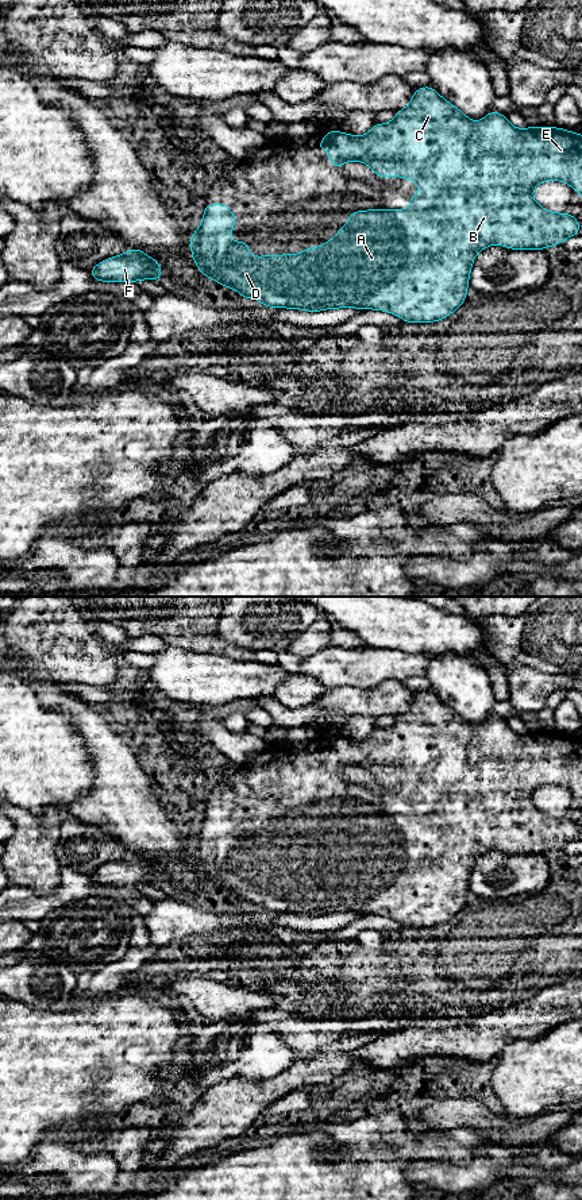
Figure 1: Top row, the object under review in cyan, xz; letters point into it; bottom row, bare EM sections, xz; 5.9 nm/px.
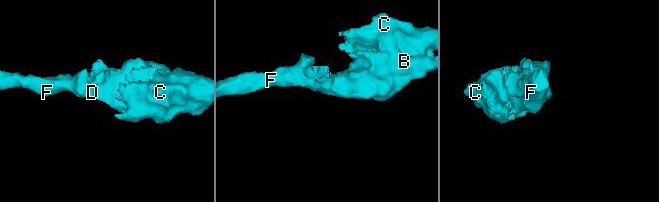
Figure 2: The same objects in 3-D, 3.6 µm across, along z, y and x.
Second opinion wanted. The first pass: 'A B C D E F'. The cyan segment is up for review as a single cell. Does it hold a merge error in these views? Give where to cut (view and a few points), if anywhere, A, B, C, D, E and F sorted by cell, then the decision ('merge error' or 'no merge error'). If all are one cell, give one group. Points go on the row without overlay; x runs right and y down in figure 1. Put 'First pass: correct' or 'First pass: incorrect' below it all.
no cut; A B C D E F; no merge error
First pass: correct

